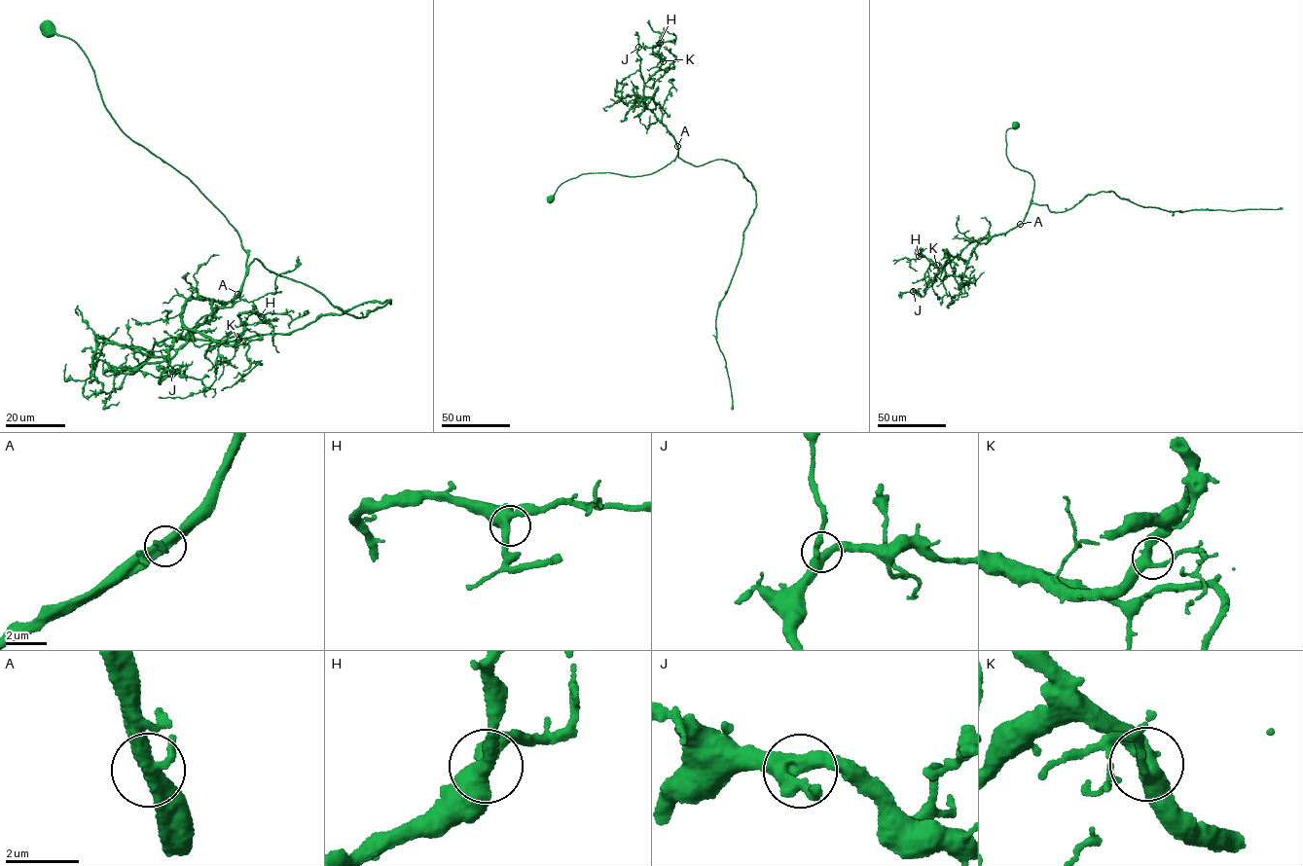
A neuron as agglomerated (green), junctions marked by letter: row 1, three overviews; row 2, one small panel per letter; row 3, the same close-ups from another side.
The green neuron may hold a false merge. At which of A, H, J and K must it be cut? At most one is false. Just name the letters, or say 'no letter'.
no letter

